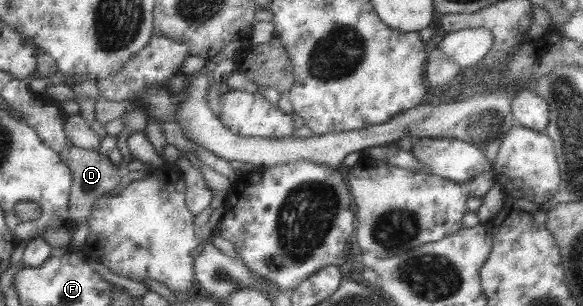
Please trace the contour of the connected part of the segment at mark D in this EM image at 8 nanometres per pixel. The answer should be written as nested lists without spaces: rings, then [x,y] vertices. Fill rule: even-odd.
[[[69,146],[58,152],[58,155],[62,163],[68,166],[71,175],[66,211],[72,223],[79,224],[90,216],[94,200],[106,195],[118,185],[119,175],[116,174],[116,167],[111,164],[105,154],[90,149],[78,149],[78,147]]]

